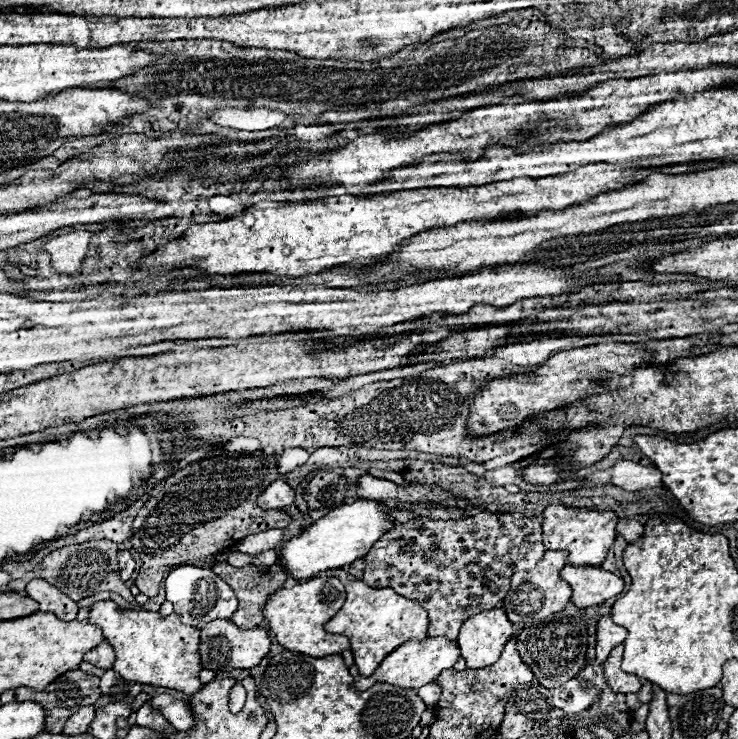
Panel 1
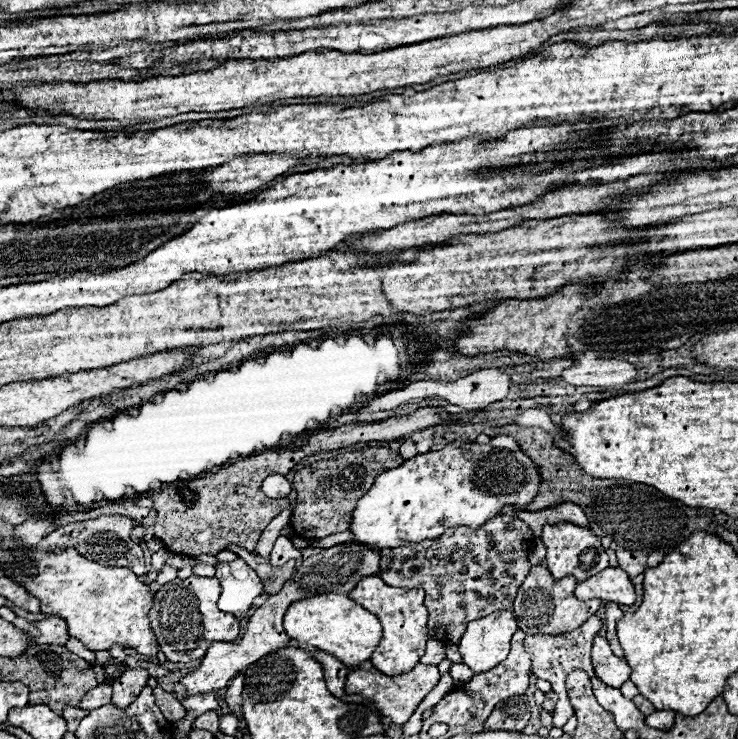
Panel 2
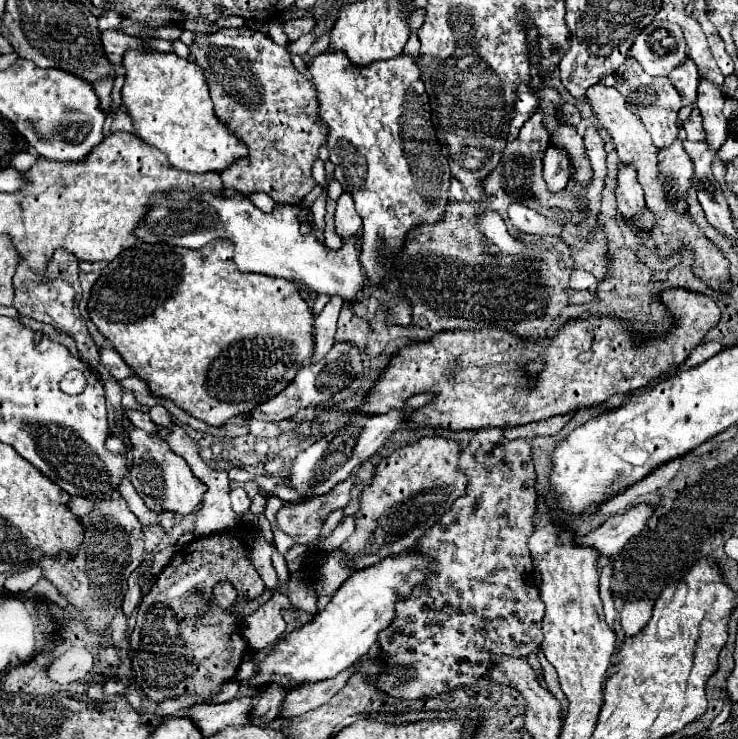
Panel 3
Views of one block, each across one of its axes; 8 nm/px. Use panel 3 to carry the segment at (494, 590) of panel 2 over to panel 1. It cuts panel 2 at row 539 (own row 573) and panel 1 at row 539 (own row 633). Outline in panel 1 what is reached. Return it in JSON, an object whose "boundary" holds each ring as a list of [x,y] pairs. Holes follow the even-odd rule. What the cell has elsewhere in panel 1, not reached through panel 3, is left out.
{"boundary":[[[478,512],[460,520],[430,520],[426,516],[412,518],[404,524],[396,524],[388,536],[382,536],[368,556],[364,556],[364,582],[372,588],[394,588],[402,596],[412,596],[428,610],[430,638],[448,638],[456,642],[462,622],[484,610],[492,610],[504,600],[510,590],[510,576],[516,570],[534,568],[544,556],[546,548],[542,544],[542,526],[534,518],[514,518],[502,512]]]}

